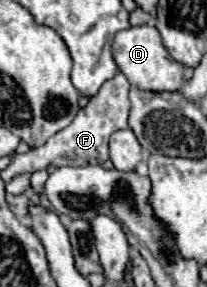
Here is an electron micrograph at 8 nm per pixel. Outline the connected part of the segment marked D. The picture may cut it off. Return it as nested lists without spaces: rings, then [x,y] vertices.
[[[139,25],[119,31],[113,39],[113,59],[119,69],[127,75],[129,83],[137,89],[145,91],[179,91],[183,85],[183,69],[185,65],[171,59],[167,49],[161,43],[161,35],[155,25]]]

